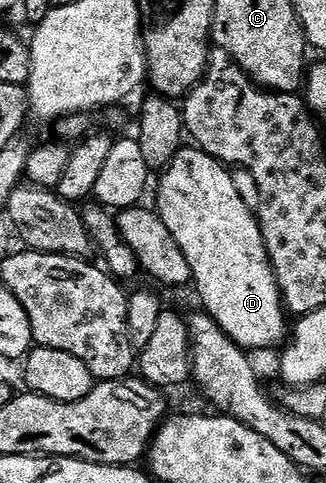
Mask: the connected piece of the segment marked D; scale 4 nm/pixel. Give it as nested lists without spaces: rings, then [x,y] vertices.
[[[193,145],[182,146],[177,155],[169,163],[169,166],[160,172],[161,180],[157,183],[157,207],[155,206],[155,214],[161,220],[161,226],[169,232],[169,236],[179,245],[179,249],[183,253],[183,257],[189,266],[189,273],[192,282],[197,282],[197,295],[201,298],[204,314],[210,319],[216,321],[217,325],[223,329],[223,333],[227,333],[227,337],[231,337],[231,341],[235,341],[237,346],[242,349],[248,349],[250,352],[257,351],[260,347],[273,347],[284,344],[287,339],[287,327],[285,331],[285,319],[283,314],[283,304],[281,301],[281,290],[277,287],[277,278],[273,275],[273,268],[269,265],[269,254],[265,252],[265,242],[261,236],[261,224],[258,223],[256,214],[247,204],[241,200],[241,195],[237,192],[237,187],[233,184],[233,179],[228,175],[226,168],[218,159],[208,155],[206,151],[198,149]]]

